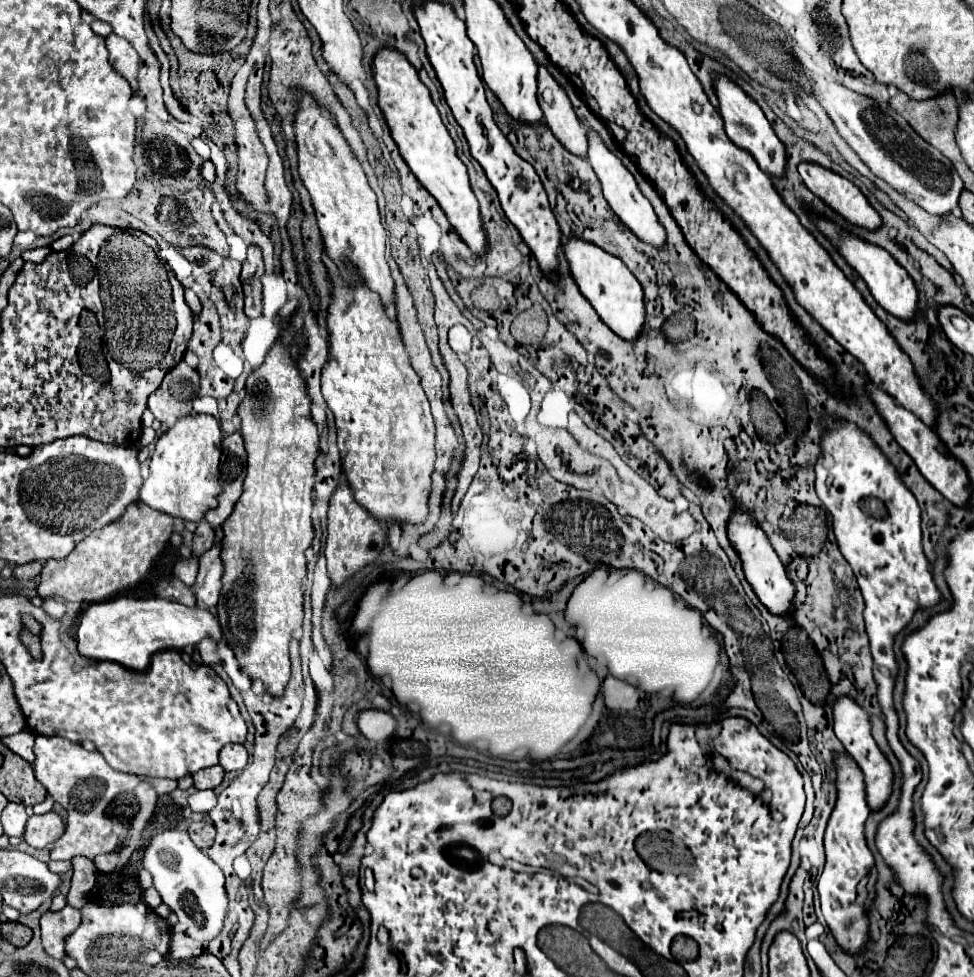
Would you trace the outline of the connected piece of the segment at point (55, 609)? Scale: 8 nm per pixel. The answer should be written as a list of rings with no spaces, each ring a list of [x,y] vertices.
[[[46,598],[44,604],[42,604],[42,608],[44,608],[44,612],[46,612],[48,616],[52,616],[52,618],[62,618],[64,612],[66,612],[64,602],[62,602],[62,600],[56,600],[56,598]]]

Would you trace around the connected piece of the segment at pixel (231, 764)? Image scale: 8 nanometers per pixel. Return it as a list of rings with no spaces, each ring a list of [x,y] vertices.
[[[226,744],[220,750],[220,766],[224,770],[242,770],[248,762],[248,752],[242,744]]]

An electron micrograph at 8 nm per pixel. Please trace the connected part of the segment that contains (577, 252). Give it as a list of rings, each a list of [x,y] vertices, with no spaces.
[[[578,238],[568,240],[562,248],[580,292],[588,298],[588,302],[594,306],[594,310],[606,322],[606,326],[610,326],[614,334],[618,334],[622,340],[636,340],[642,334],[646,310],[642,286],[628,270],[628,266],[620,258],[610,256],[602,248]]]

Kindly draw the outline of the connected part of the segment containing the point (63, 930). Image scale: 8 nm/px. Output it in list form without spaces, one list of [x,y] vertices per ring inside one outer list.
[[[64,906],[58,912],[46,912],[40,920],[42,926],[42,944],[44,950],[54,958],[64,958],[64,942],[68,934],[72,934],[80,926],[80,910],[72,906]]]

